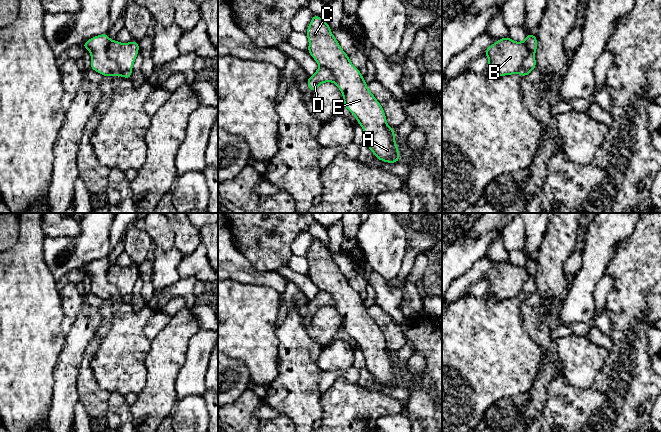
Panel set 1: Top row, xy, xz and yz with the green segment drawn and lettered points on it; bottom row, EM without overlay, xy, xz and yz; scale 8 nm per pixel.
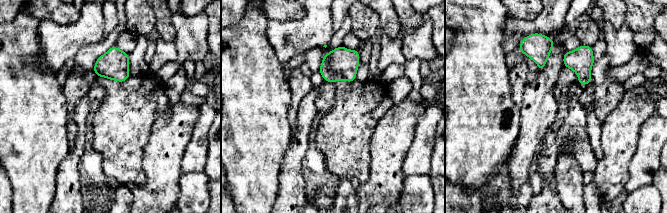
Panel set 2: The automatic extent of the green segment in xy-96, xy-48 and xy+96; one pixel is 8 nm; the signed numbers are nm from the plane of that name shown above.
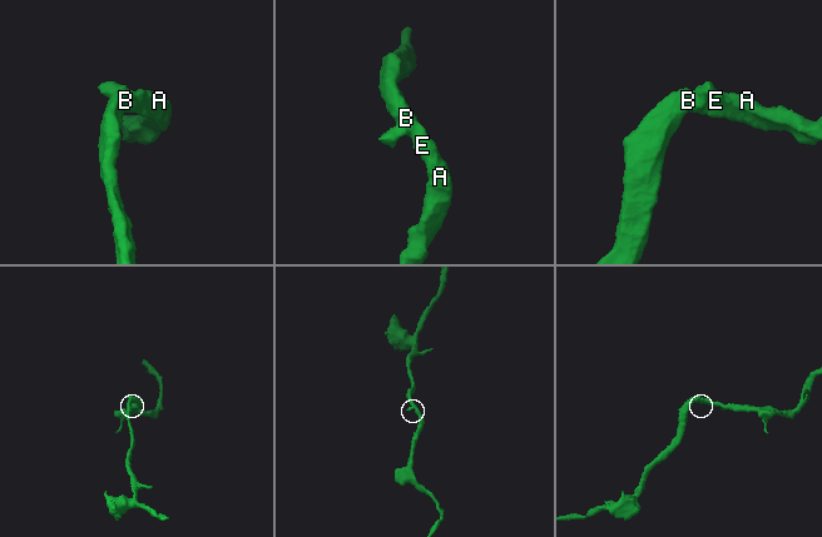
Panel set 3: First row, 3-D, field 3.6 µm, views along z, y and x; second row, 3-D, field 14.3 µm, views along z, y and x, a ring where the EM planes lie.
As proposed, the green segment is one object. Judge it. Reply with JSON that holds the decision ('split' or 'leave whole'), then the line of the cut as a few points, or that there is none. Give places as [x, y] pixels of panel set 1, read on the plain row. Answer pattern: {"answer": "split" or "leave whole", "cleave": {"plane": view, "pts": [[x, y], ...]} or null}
{"answer": "split", "cleave": {"plane": "xy", "pts": [[110, 265], [107, 271], [107, 279], [117, 289], [121, 299]]}}

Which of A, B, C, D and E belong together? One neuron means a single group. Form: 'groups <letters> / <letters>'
groups A B C E / D

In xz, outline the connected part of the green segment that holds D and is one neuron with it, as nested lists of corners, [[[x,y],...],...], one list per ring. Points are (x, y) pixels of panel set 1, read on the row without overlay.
[[[320,290],[314,299],[308,301],[309,314],[314,316],[317,311],[324,306],[335,306],[333,297],[326,291]]]

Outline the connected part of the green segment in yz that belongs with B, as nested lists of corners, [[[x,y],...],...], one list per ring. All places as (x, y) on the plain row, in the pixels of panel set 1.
[[[509,261],[501,262],[484,276],[489,282],[486,294],[499,300],[519,297],[528,278],[529,274],[524,266],[515,266]]]

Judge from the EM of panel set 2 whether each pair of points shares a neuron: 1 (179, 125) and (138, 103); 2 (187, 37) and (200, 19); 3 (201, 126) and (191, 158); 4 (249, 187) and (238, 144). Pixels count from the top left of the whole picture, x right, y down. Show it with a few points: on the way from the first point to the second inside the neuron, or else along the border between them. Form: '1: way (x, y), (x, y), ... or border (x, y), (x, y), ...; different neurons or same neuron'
1: border (172, 104), (156, 119), (149, 136); different neurons
2: way (189, 33), (197, 23); same neuron
3: way (200, 134), (196, 140), (196, 150); same neuron
4: way (249, 176), (249, 155); same neuron

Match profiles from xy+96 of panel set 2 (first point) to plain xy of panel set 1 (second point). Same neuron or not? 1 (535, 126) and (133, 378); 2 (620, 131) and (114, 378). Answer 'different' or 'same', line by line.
1: different
2: different

